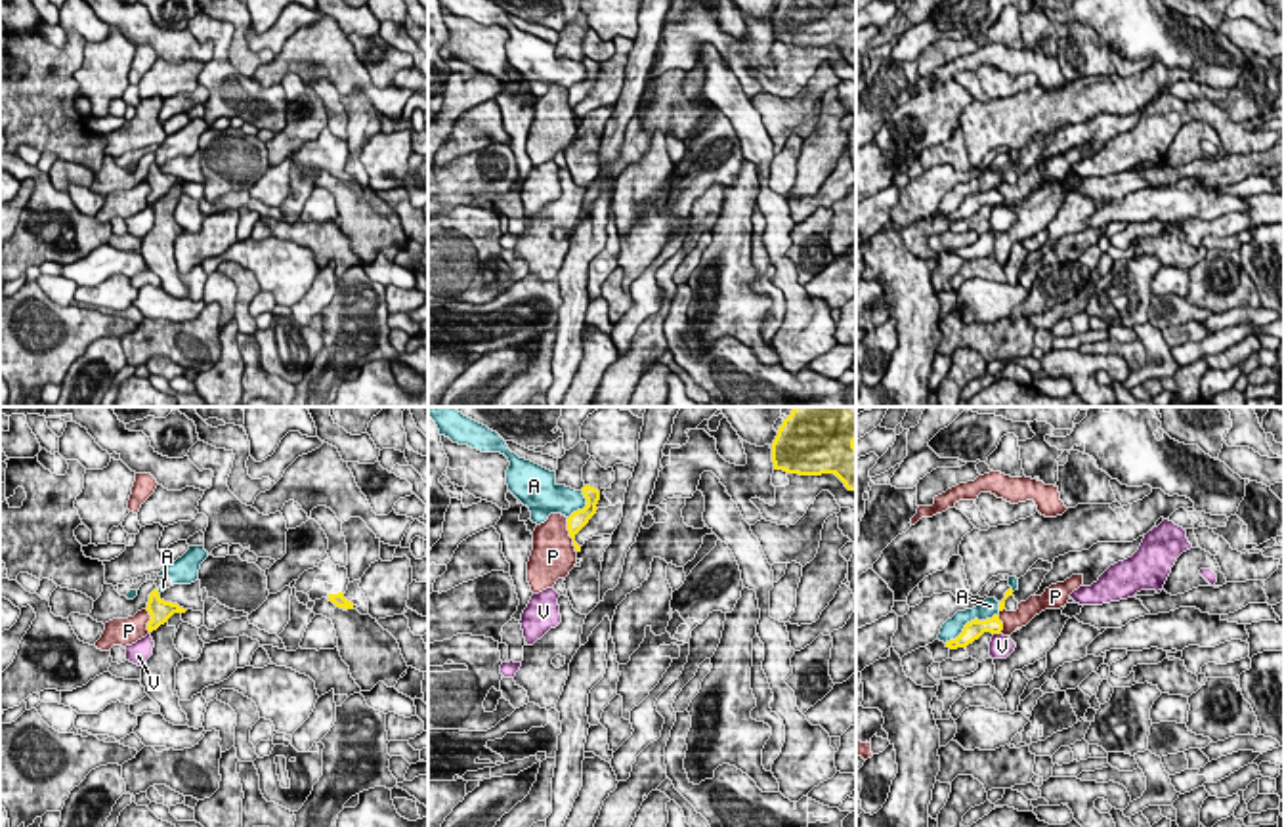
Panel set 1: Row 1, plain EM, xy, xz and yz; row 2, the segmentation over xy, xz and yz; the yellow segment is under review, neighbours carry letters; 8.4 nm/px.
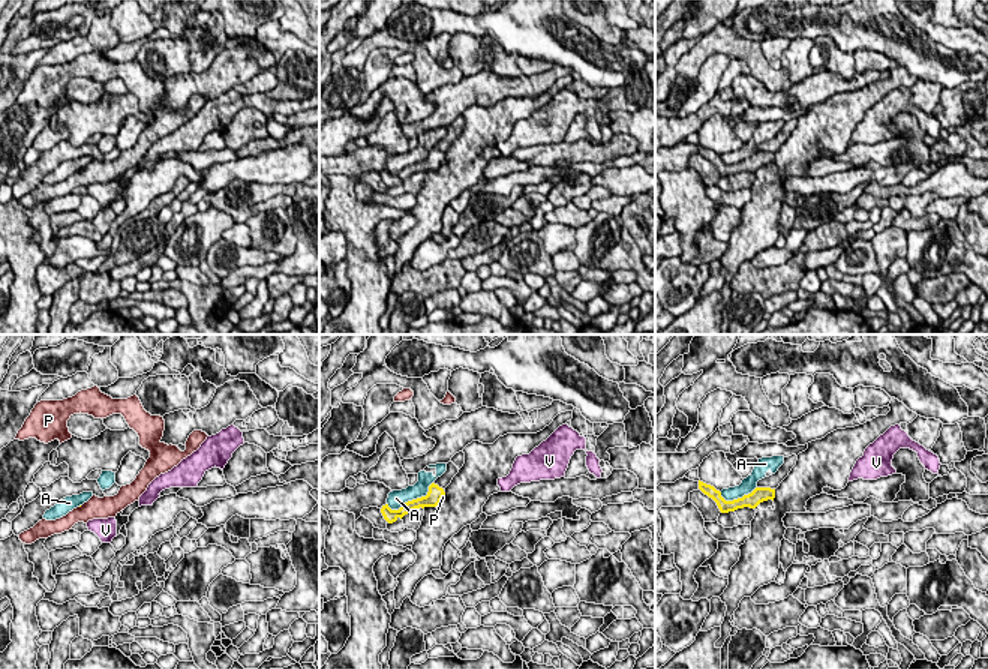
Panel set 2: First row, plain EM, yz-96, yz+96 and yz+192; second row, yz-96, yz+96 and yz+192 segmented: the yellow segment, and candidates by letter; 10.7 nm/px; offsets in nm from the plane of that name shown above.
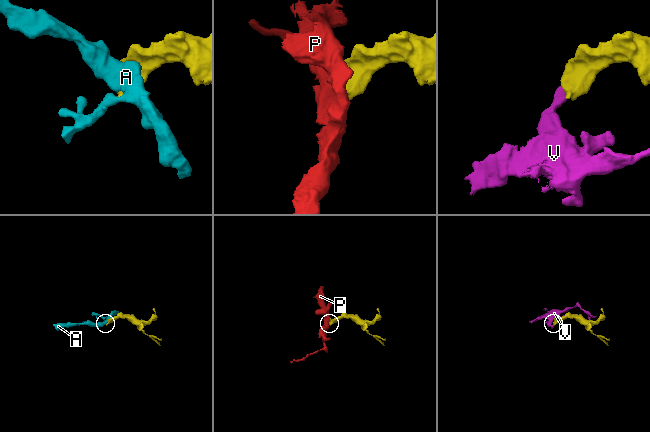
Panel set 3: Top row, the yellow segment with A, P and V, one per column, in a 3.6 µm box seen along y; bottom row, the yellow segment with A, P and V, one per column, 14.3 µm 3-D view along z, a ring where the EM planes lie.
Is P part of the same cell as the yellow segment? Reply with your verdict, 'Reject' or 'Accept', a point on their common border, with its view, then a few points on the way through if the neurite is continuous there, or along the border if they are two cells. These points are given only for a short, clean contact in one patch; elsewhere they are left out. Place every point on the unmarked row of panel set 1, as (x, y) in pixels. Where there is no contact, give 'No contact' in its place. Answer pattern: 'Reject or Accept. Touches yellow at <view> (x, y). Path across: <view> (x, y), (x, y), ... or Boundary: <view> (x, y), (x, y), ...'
Reject. Touches yellow at xz (570, 106)

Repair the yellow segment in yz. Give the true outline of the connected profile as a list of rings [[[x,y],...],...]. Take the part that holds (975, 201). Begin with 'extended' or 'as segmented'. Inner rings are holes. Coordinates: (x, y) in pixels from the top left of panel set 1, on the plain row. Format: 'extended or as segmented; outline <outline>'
extended; outline [[[994,187],[986,193],[971,193],[965,197],[963,204],[955,210],[946,214],[946,220],[957,222],[965,220],[969,229],[976,231],[978,235],[990,231],[990,214],[994,206],[1003,202],[1003,195],[999,187]]]

